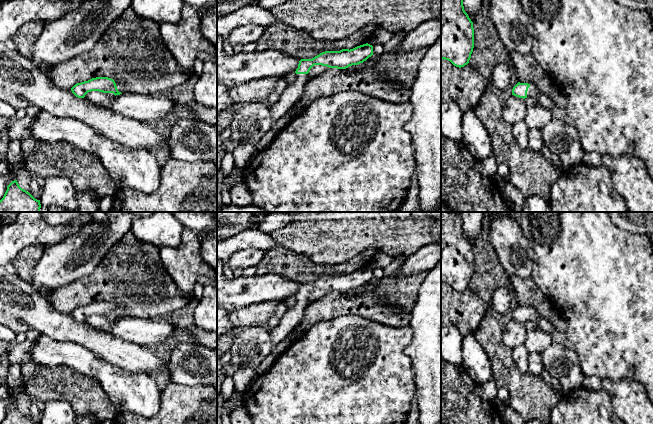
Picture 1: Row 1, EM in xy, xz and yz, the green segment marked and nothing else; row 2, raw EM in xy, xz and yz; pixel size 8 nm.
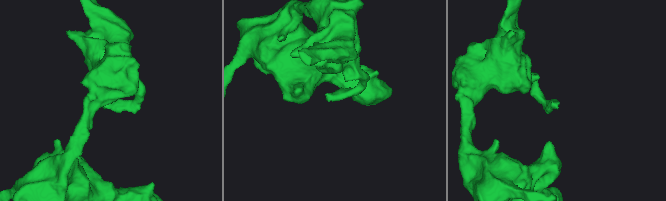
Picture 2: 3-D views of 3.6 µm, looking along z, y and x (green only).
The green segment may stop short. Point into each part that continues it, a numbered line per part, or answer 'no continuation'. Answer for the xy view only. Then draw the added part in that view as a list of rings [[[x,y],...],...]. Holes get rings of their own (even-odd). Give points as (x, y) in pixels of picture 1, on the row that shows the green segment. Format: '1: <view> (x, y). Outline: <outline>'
no continuation

